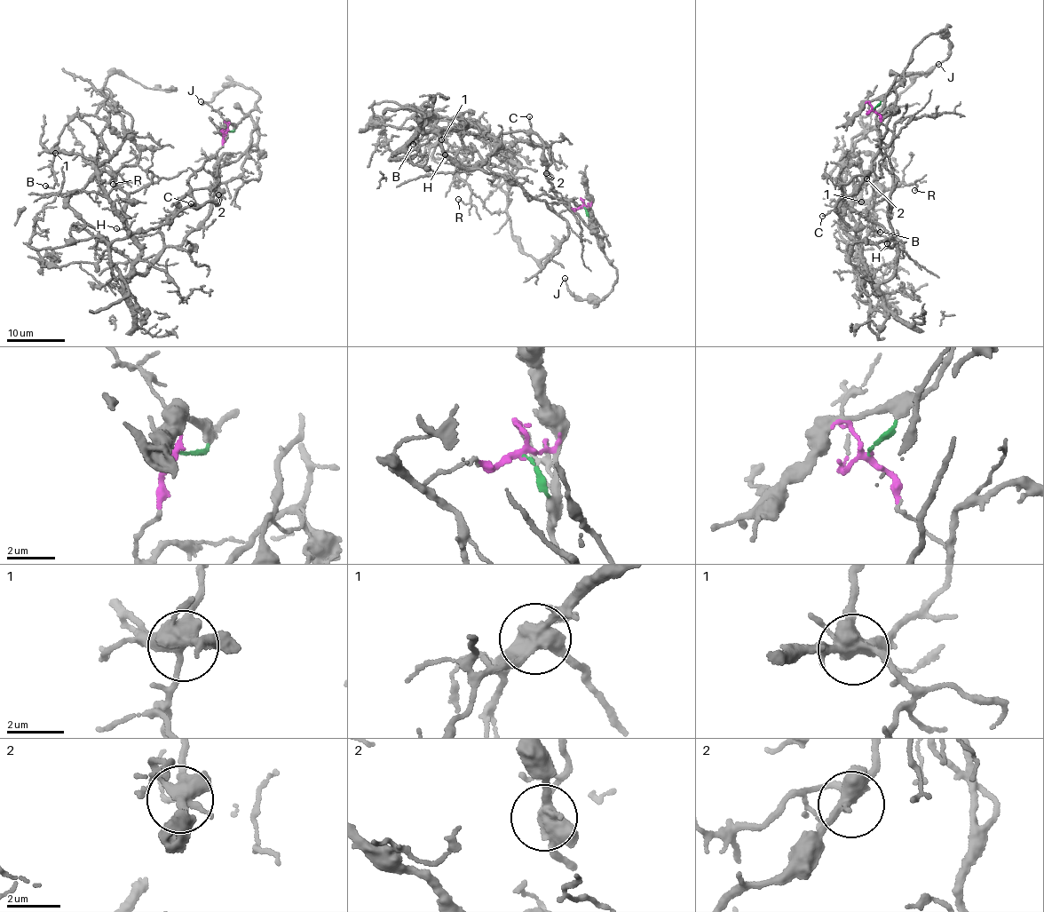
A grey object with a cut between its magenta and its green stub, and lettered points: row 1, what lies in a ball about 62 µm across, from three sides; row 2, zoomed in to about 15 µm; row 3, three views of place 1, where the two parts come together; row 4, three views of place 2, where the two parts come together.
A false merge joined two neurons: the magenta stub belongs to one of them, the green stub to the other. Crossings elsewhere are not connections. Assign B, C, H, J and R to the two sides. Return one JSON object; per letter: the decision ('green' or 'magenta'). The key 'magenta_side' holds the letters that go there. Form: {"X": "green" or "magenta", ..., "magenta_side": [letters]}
{"B": "magenta", "C": "green", "H": "magenta", "J": "green", "R": "magenta", "magenta_side": ["B", "H", "R"]}

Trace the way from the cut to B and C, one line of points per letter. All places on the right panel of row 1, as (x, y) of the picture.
B: (873, 110), (893, 133), (897, 243), (895, 269), (877, 284), (837, 204), (864, 201), (880, 231)
C: (873, 110), (903, 74), (903, 83), (896, 90), (892, 113), (869, 175), (822, 216)

